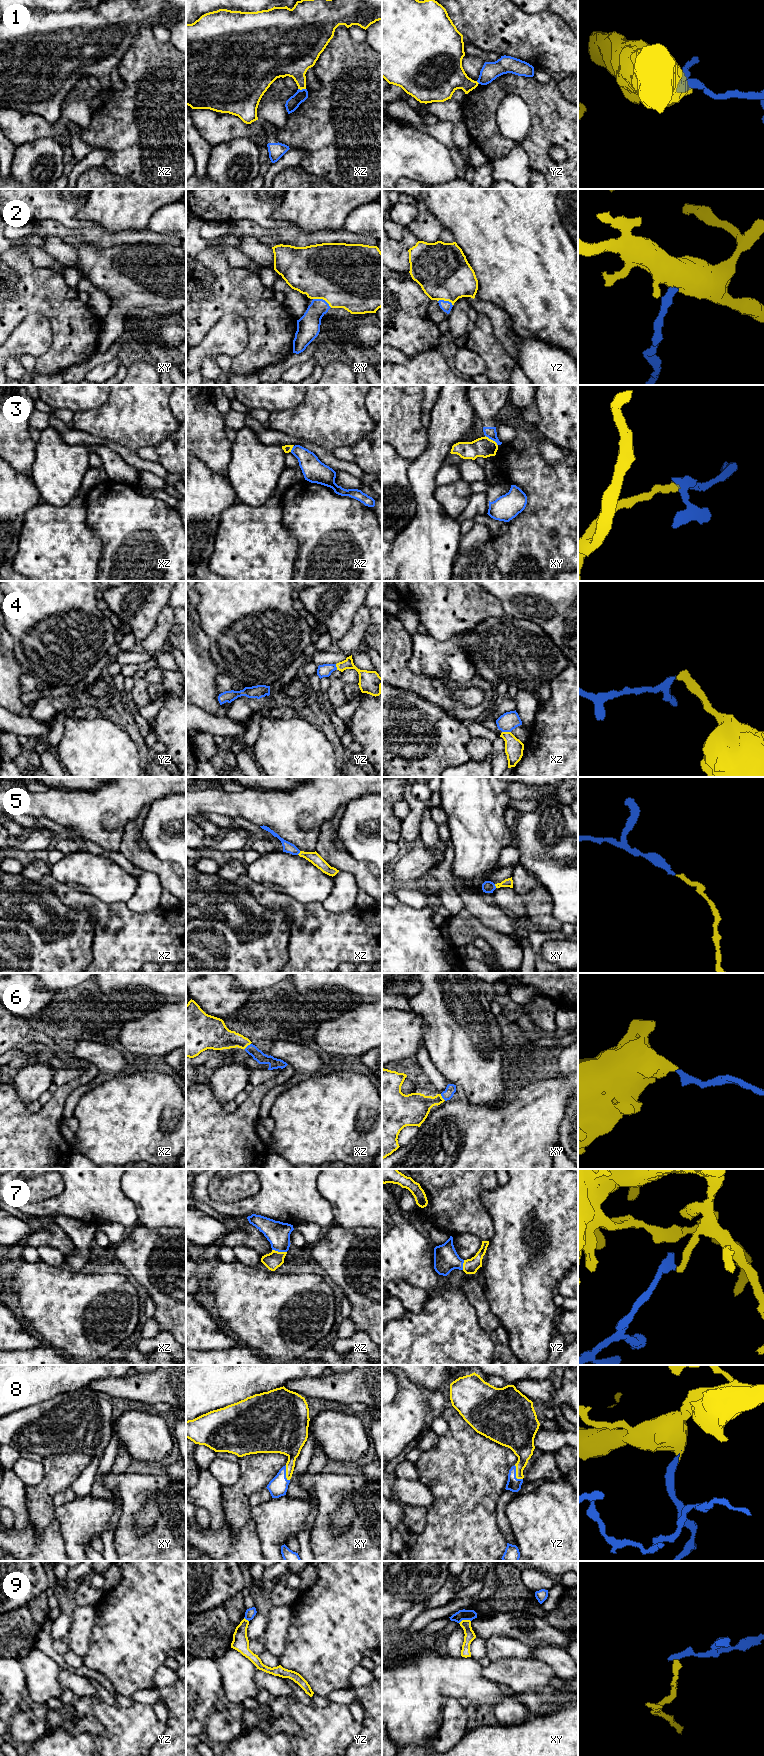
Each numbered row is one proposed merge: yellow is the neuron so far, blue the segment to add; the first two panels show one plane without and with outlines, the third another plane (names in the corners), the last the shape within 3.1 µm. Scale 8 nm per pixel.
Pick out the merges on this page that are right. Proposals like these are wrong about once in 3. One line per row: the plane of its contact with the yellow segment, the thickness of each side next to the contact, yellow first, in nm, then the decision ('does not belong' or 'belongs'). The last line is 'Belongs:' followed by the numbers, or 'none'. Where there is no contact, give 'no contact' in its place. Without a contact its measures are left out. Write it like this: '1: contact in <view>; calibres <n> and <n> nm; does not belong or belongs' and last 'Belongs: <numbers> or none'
1: contact in xz; calibres 280 and 100 nm; does not belong
2: contact in xy; calibres 500 and 180 nm; belongs
3: contact in xy; calibres 160 and 90 nm; does not belong
4: contact in xz; calibres 150 and 150 nm; belongs
5: contact in xz; calibres 90 and 90 nm; belongs
6: contact in xy; calibres 240 and 80 nm; belongs
7: contact in xz; calibres 140 and 190 nm; belongs
8: contact in yz; calibres 190 and 110 nm; belongs
9: contact in xy; calibres 80 and 80 nm; does not belong
Belongs: 2, 4, 5, 6, 7, 8

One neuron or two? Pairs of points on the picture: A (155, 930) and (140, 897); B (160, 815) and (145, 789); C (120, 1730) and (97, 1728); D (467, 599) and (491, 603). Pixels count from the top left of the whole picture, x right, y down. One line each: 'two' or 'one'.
A: two
B: two
C: two
D: one

